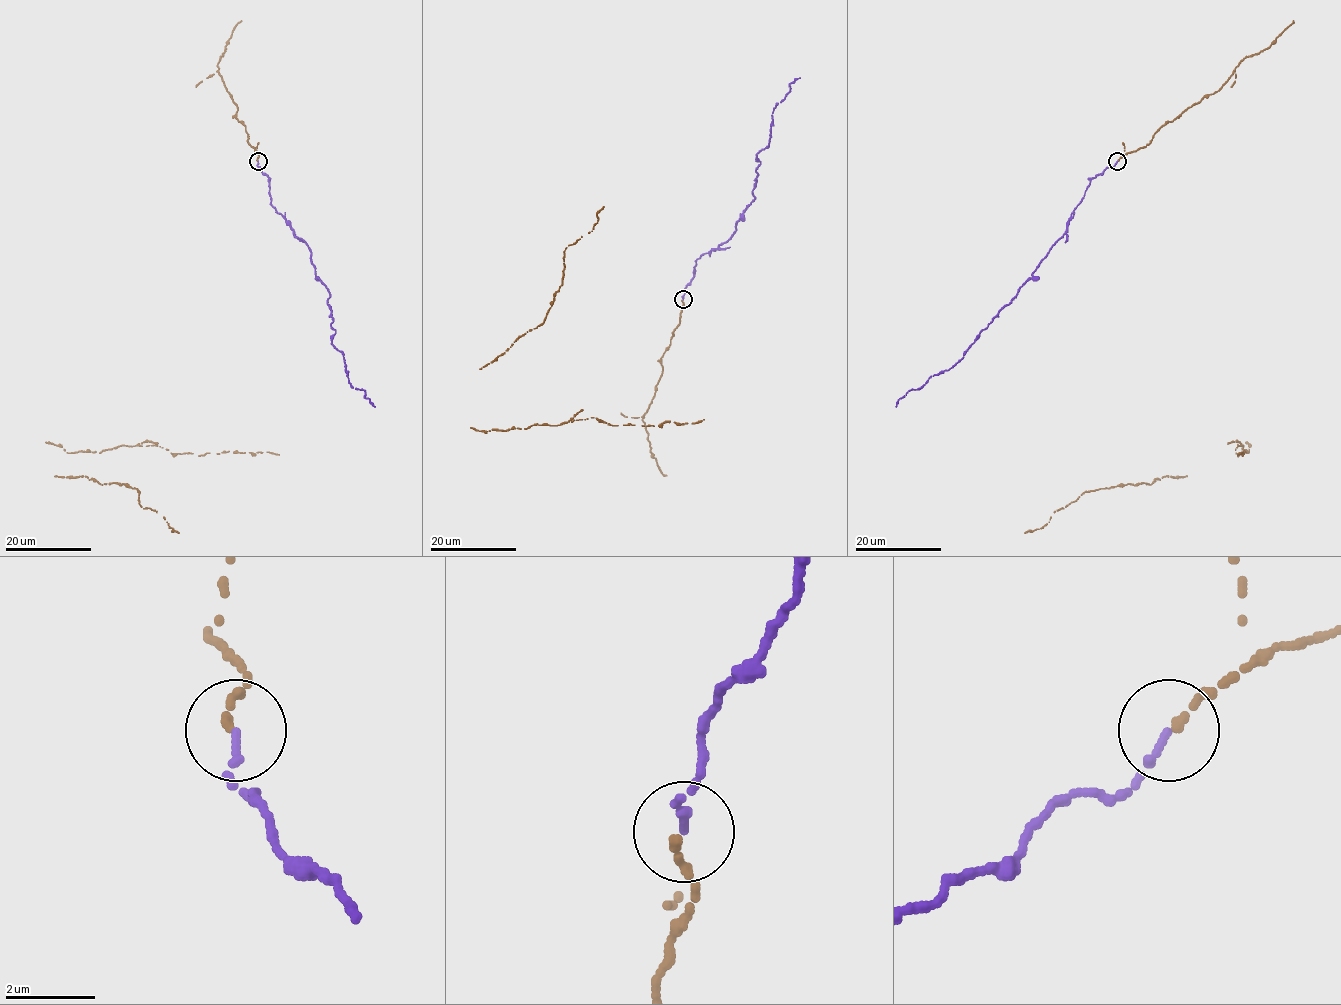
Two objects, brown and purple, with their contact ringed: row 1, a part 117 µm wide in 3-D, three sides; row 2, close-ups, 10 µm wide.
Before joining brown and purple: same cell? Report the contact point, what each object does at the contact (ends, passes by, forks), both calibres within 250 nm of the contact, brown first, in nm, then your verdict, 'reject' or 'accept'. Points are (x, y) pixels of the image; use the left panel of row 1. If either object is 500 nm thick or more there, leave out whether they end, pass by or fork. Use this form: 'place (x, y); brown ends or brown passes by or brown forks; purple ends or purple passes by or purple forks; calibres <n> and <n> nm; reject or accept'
place (258, 161); brown ends; purple ends; calibres 180 and 180 nm; accept

